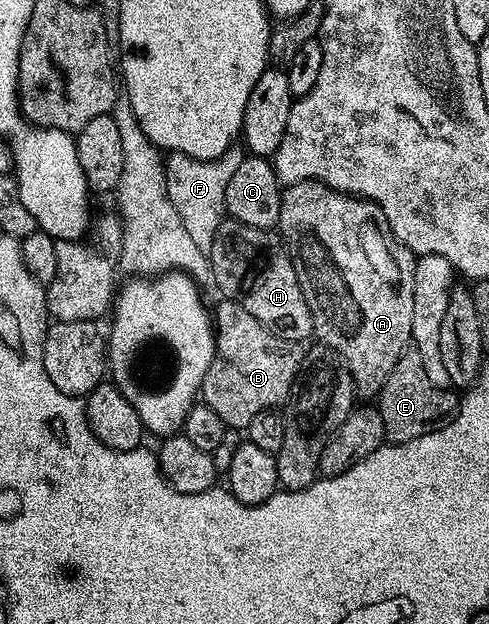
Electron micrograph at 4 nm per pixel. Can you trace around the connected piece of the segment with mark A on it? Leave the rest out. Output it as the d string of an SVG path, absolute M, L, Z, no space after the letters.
M306 180L300 184L291 184L282 189L281 210L279 211L279 222L277 232L283 235L282 247L293 262L293 270L297 270L297 282L301 282L301 290L305 294L305 302L309 302L309 310L313 314L313 326L315 327L313 336L318 343L326 348L332 348L347 363L347 368L351 372L351 377L355 383L356 393L360 397L378 397L379 392L385 386L393 366L401 358L403 351L412 343L411 327L413 326L413 310L417 303L415 295L415 264L412 253L408 252L402 244L398 243L391 235L391 227L385 218L385 214L378 206L372 204L370 200L356 198L351 194L344 194L333 190L327 184L320 184L318 180Z

